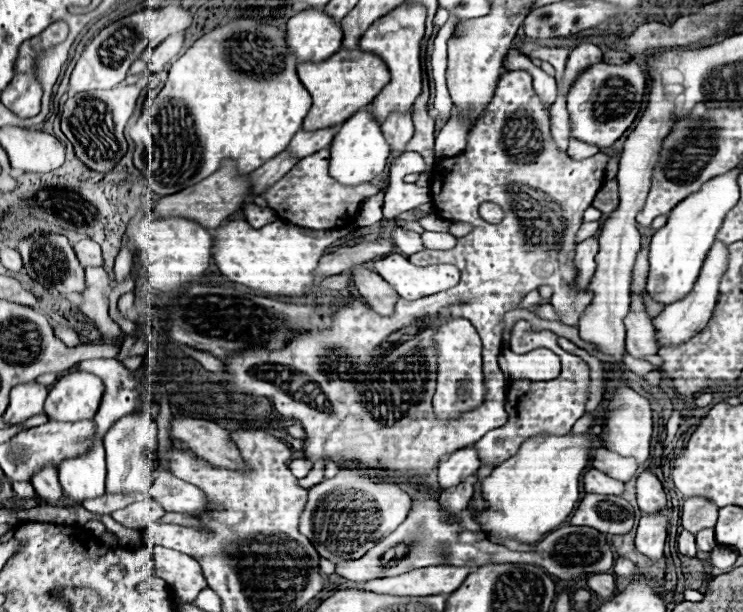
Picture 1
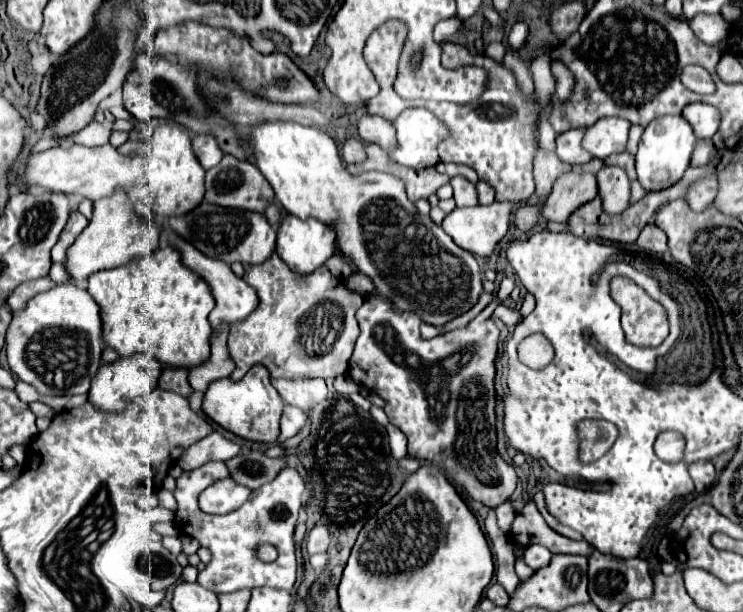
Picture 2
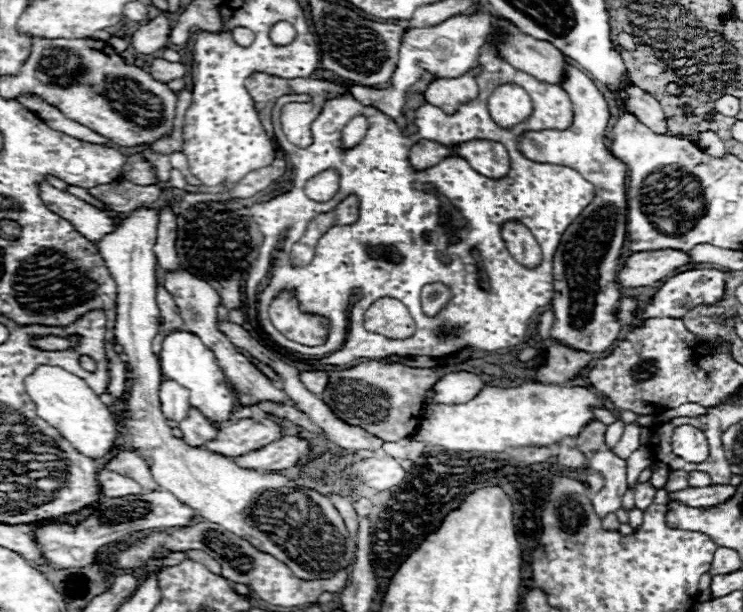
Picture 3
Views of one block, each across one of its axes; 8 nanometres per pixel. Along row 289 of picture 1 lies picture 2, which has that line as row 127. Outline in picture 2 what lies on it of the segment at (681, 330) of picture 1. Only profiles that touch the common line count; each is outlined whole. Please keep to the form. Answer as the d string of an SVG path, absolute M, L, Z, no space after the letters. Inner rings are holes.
M706 102L688 104L682 114L692 124L698 138L712 138L720 126L720 110Z

